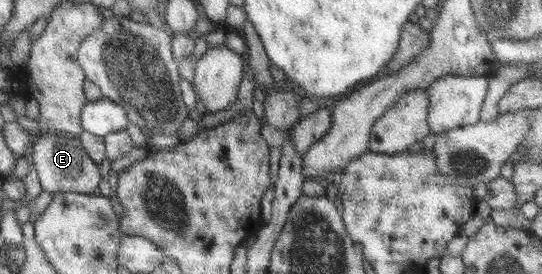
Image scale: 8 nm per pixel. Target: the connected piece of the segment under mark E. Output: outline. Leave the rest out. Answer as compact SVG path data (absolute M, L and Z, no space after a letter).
M50 132L39 138L33 146L33 163L44 191L51 193L77 192L92 195L102 180L100 166L86 153L78 136L64 132Z

